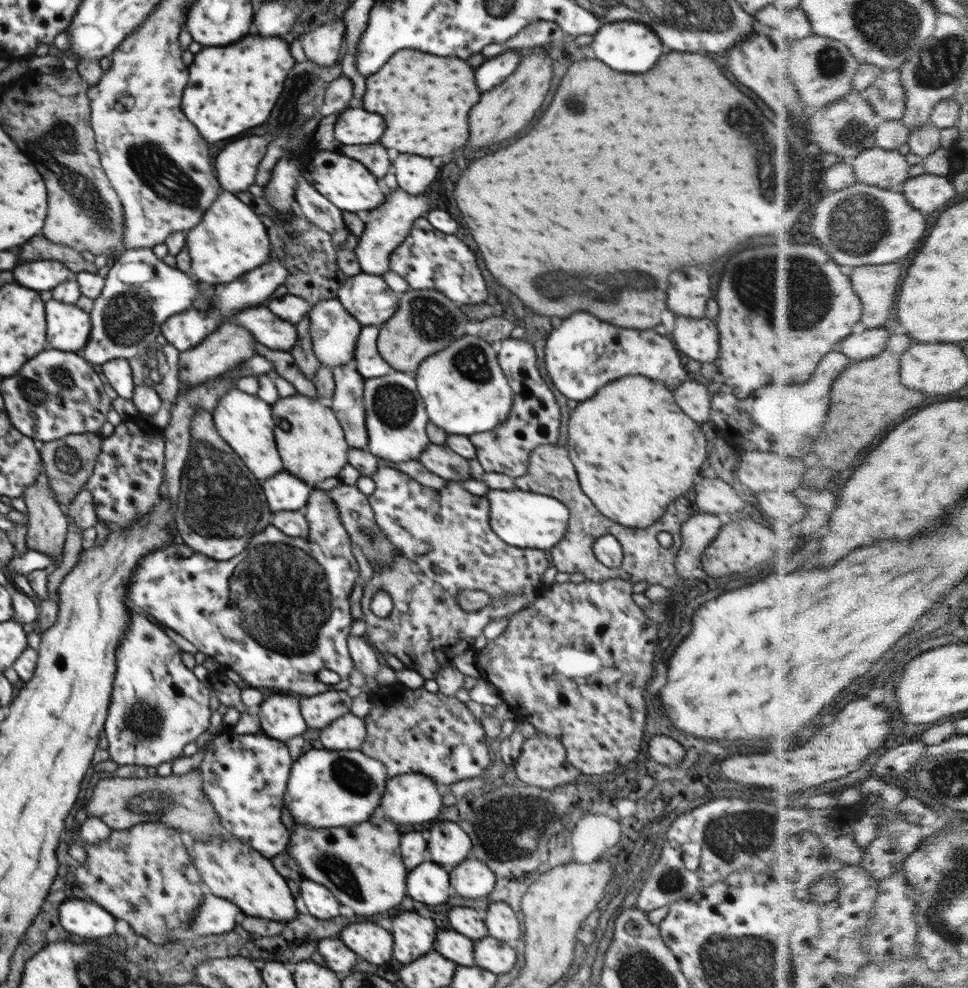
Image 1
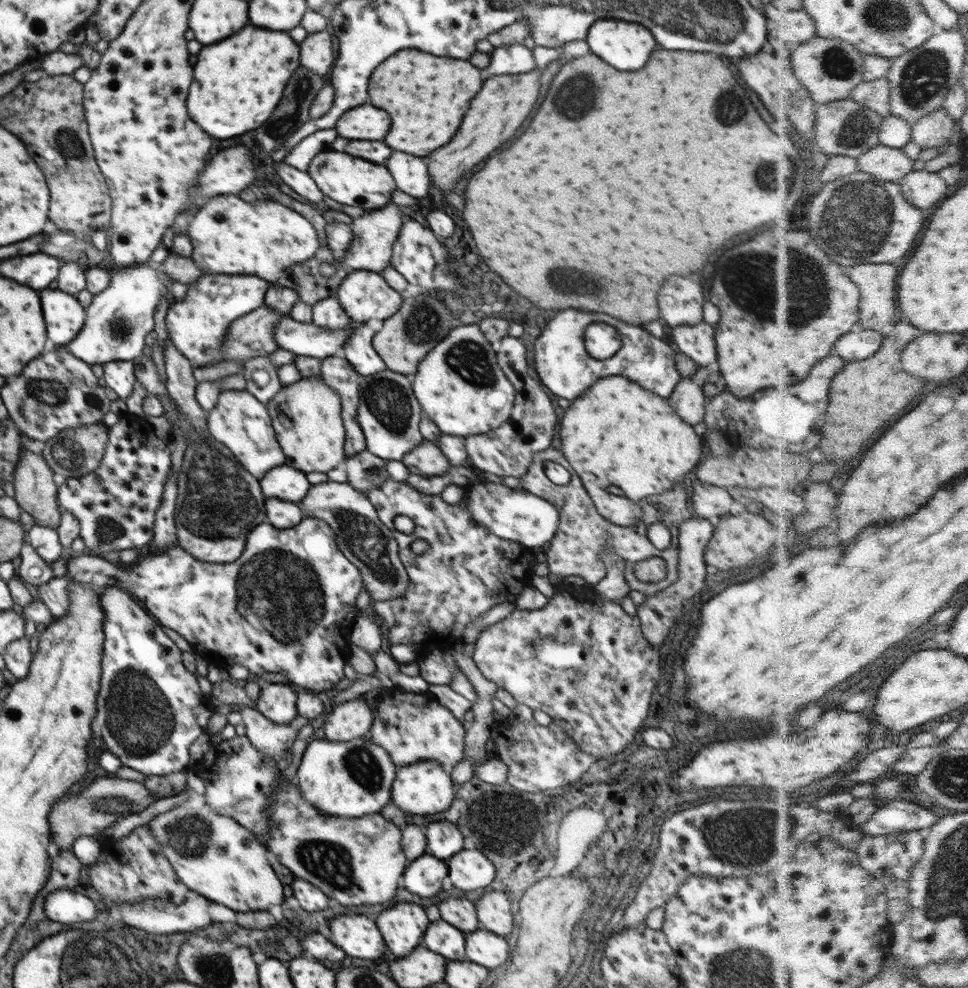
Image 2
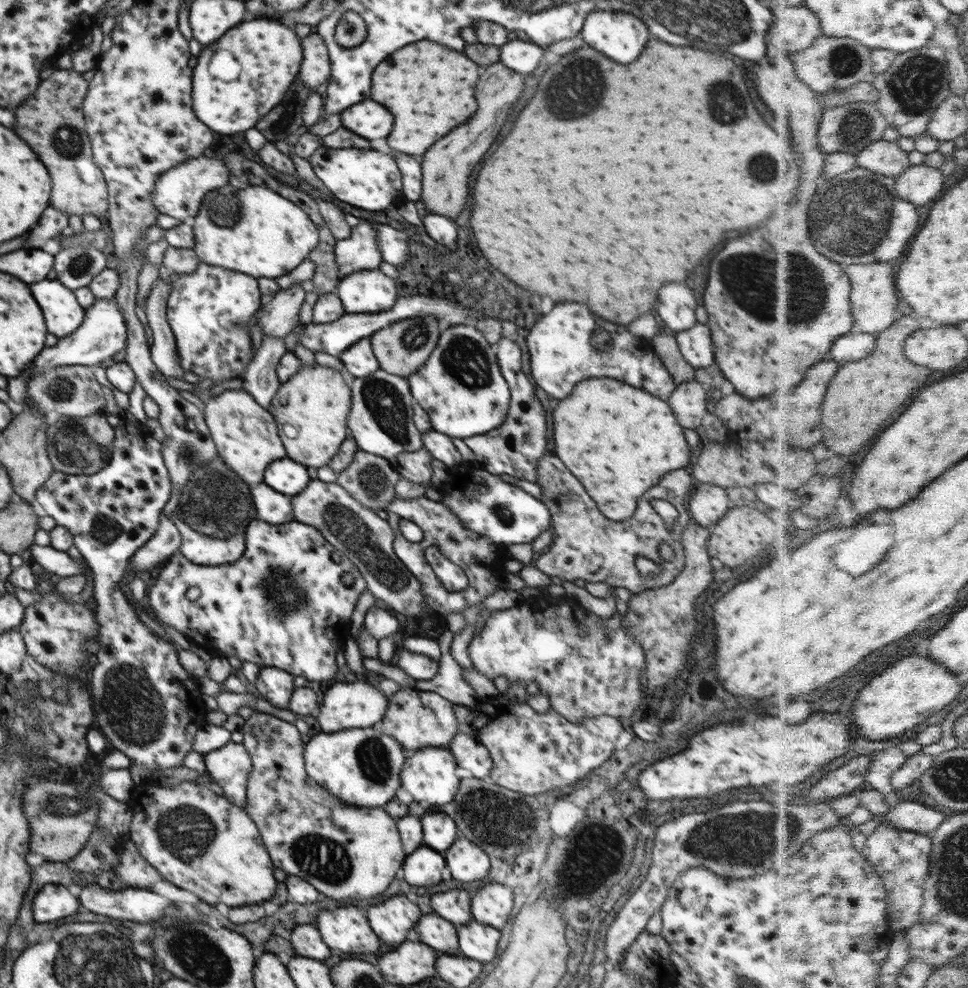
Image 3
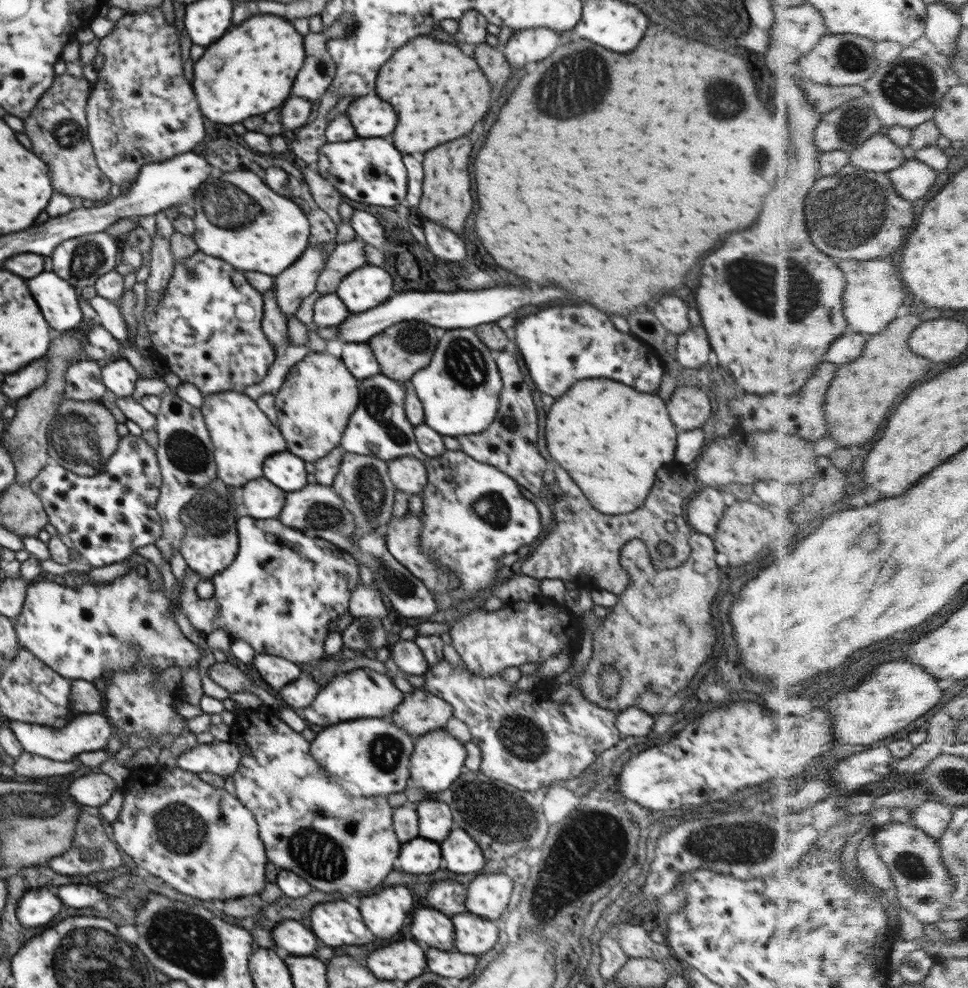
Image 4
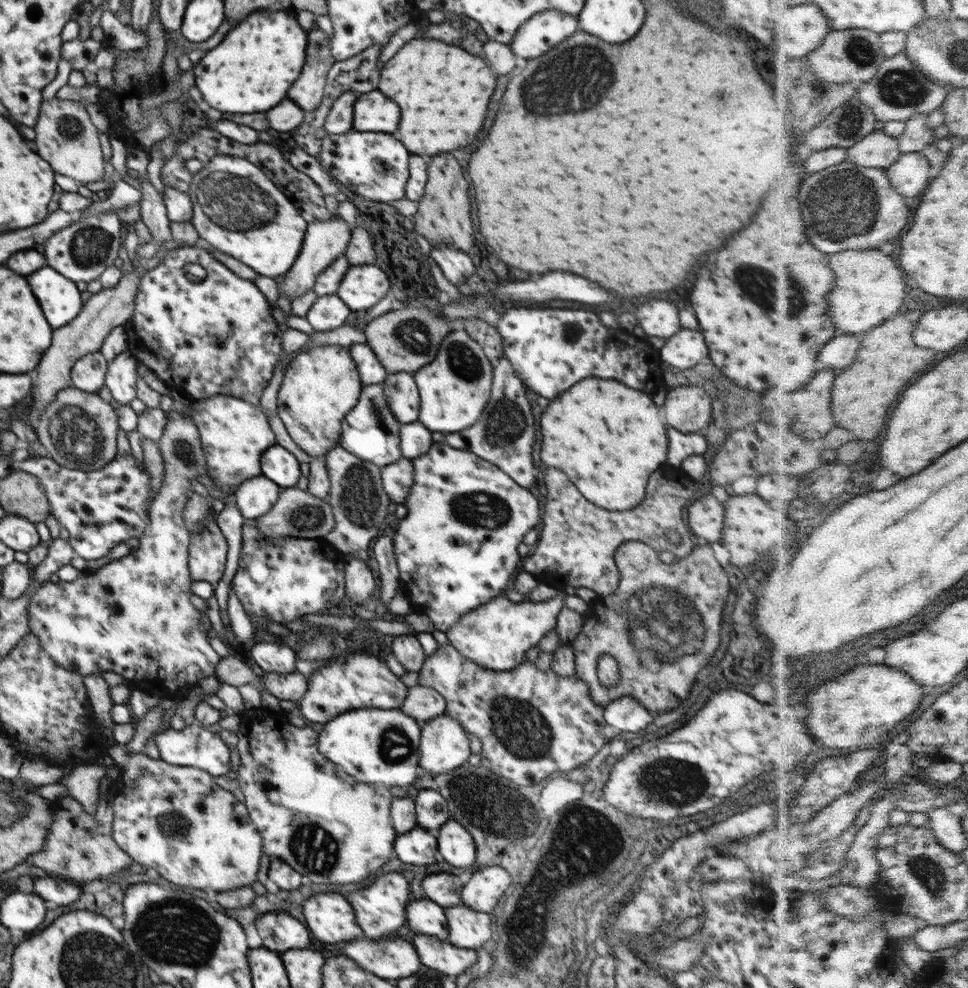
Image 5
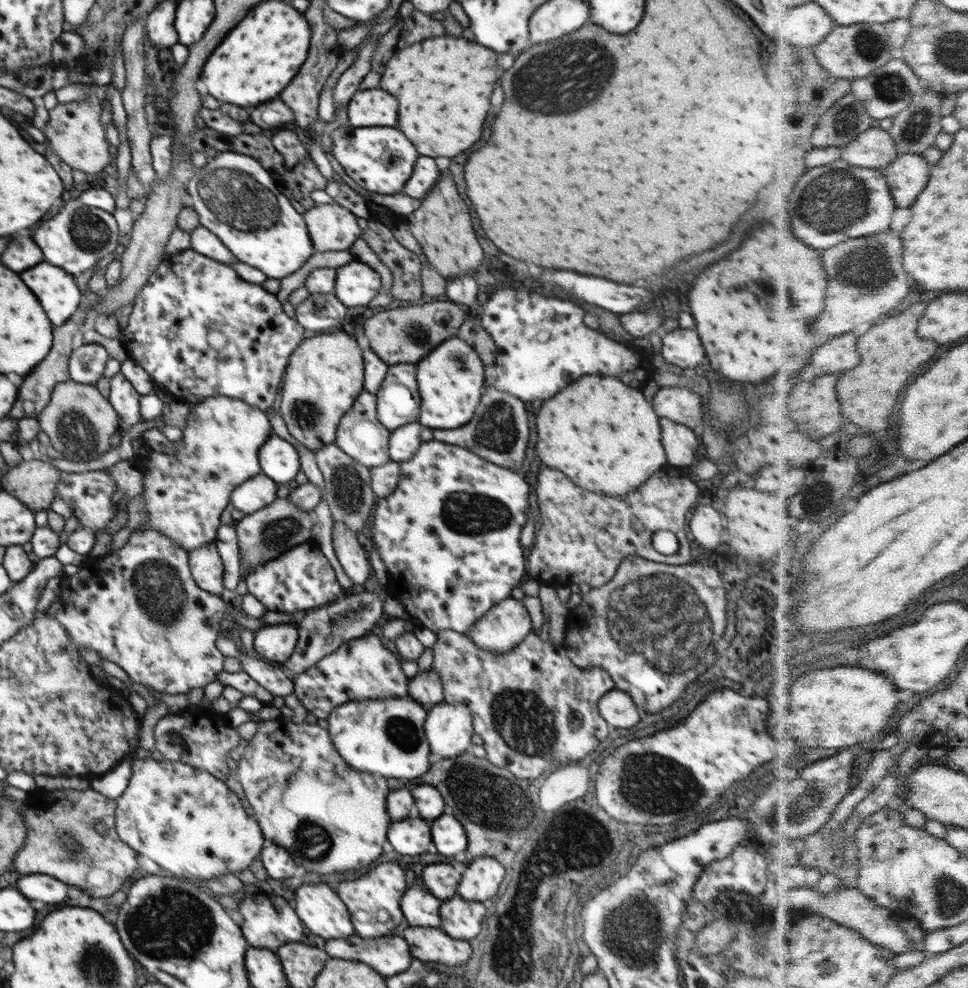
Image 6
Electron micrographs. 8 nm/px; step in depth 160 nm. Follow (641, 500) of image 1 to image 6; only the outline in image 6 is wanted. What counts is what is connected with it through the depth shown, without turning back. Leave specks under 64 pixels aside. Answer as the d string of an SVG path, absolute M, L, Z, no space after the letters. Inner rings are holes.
M582 376L546 400L538 412L536 452L550 468L564 472L574 484L622 496L638 490L662 464L666 454L660 442L660 424L650 402L616 378Z

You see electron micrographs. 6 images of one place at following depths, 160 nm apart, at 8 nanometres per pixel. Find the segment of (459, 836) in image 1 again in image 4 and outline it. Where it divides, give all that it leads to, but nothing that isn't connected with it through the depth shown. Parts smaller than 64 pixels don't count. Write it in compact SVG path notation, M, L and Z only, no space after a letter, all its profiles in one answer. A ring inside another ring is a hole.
M424 800L424 802L418 804L416 809L418 810L418 816L420 816L419 836L441 843L453 829L450 808L444 802Z

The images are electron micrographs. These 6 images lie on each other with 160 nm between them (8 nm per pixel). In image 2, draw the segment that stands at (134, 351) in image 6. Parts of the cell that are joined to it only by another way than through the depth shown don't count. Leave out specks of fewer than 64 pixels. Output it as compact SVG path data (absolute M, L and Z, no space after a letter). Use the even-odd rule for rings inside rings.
M202 274L196 283L189 283L182 301L174 301L168 307L165 323L169 339L190 362L198 362L201 367L224 361L221 352L227 328L234 320L263 306L270 285L254 275Z

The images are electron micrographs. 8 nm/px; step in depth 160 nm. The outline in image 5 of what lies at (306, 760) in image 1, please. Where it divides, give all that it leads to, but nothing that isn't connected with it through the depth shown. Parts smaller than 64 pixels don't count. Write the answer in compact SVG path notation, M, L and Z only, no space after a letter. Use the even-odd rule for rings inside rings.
M360 708L343 712L318 731L323 755L358 782L384 786L408 786L420 776L421 724L400 708Z

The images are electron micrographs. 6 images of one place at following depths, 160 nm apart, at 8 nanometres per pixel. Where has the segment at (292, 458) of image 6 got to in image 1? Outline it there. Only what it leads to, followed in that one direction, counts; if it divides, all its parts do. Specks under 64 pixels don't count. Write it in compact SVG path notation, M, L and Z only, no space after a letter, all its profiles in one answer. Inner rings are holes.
M286 470L267 478L261 485L273 513L300 510L306 506L312 490L312 486Z

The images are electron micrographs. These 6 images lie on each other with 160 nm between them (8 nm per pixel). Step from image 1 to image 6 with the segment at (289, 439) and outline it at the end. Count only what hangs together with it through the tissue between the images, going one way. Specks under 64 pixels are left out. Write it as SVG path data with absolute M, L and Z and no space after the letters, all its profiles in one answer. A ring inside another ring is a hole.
M348 329L338 333L320 334L304 339L289 356L283 384L278 396L277 409L283 416L289 433L307 449L320 450L327 444L334 443L337 428L342 416L355 403L356 397L364 391L363 350L356 337Z

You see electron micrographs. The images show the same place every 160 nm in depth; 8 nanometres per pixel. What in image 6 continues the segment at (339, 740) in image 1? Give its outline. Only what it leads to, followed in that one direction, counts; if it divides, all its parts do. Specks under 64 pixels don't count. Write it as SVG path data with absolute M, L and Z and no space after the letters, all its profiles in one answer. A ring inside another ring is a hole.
M366 633L342 643L335 652L301 672L293 680L293 693L306 708L310 720L318 718L323 723L336 707L350 700L384 700L408 696L409 679L400 667L402 663L398 655L382 645L378 635Z

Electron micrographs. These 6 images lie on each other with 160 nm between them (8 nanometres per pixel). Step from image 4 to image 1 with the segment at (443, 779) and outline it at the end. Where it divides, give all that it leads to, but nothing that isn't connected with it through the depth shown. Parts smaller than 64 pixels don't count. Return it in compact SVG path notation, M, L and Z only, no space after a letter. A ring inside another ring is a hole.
M411 772L386 781L379 806L386 820L396 824L420 824L440 814L442 795L434 780L424 774Z

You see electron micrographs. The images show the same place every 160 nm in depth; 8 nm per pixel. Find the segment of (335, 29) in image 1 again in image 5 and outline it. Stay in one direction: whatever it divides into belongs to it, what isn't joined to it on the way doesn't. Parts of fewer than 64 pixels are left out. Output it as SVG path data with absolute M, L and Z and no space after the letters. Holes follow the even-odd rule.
M313 28L308 32L306 64L300 78L288 90L288 98L293 100L302 111L314 111L324 96L328 71L335 63L331 54L331 37L324 31Z

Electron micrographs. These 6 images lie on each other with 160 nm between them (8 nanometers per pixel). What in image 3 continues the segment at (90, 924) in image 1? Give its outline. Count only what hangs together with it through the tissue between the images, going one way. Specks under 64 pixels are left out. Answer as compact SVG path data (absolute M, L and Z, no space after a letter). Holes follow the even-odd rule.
M45 884L32 904L36 922L54 922L76 914L78 908L82 908L78 898L59 884Z

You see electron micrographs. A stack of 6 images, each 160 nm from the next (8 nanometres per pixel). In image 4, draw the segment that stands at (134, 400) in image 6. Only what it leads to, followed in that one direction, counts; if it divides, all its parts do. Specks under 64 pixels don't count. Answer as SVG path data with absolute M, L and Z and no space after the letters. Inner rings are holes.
M117 359L101 368L102 382L117 398L131 396L139 379L137 370L127 359Z

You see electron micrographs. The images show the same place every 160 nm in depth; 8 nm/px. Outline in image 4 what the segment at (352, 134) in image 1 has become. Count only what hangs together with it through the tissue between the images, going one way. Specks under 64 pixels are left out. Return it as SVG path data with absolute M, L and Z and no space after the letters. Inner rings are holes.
M378 96L355 98L345 112L354 124L357 137L374 138L394 132L396 112L388 102L380 100Z

